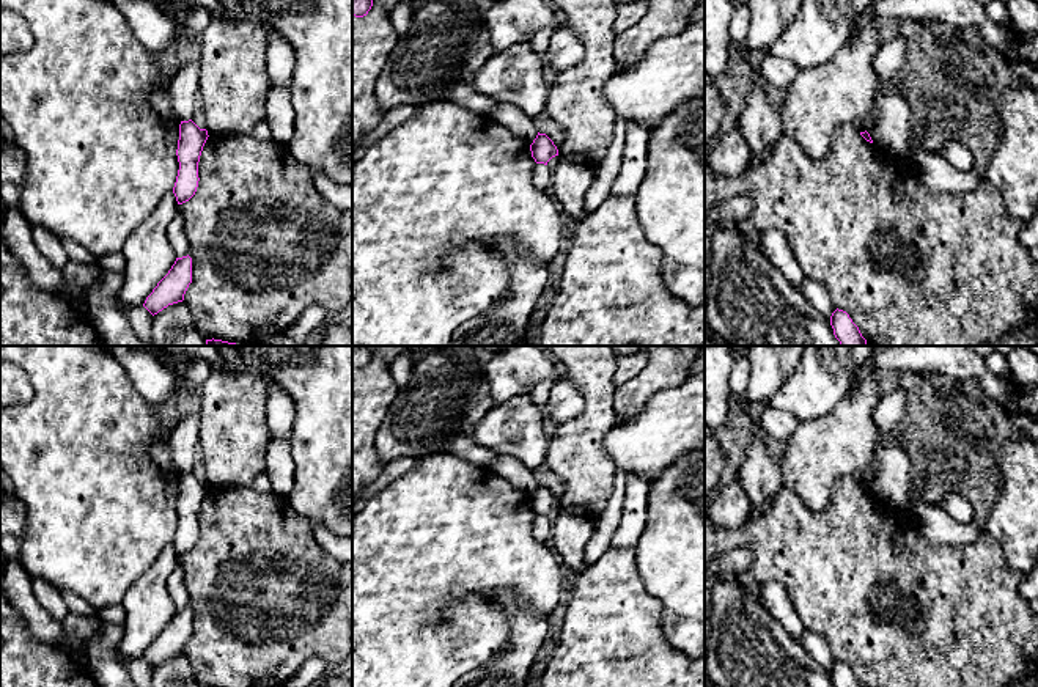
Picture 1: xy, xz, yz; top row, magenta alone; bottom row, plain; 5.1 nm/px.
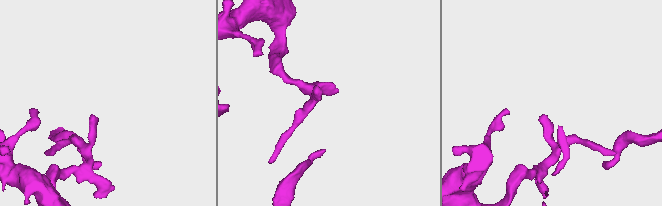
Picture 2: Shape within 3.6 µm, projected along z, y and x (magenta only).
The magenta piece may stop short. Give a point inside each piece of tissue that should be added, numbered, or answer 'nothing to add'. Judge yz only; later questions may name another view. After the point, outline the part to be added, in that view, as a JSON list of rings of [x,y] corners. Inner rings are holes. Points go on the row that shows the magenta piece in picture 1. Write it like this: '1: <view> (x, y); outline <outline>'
nothing to add

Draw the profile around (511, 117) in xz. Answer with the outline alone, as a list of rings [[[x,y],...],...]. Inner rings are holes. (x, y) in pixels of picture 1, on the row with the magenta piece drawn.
[[[499,102],[486,116],[489,116],[497,124],[505,126],[508,130],[511,130],[516,137],[525,140],[528,145],[532,145],[538,135],[535,119],[530,118],[517,105]]]

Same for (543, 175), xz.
[[[538,163],[533,171],[533,184],[539,190],[549,192],[554,170],[544,163]]]

